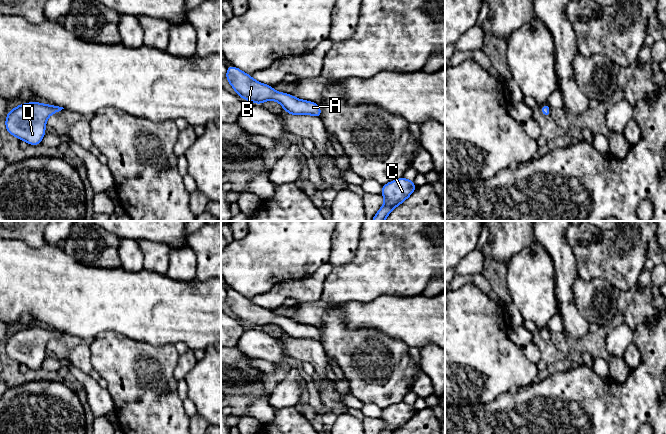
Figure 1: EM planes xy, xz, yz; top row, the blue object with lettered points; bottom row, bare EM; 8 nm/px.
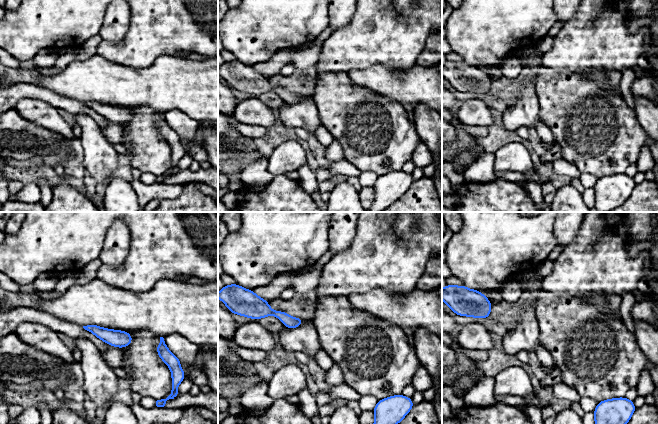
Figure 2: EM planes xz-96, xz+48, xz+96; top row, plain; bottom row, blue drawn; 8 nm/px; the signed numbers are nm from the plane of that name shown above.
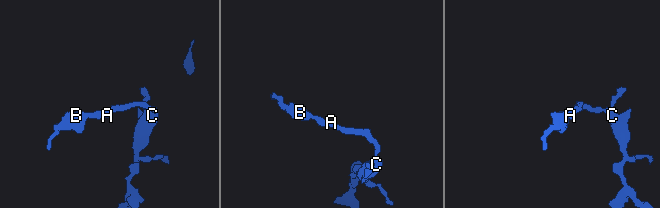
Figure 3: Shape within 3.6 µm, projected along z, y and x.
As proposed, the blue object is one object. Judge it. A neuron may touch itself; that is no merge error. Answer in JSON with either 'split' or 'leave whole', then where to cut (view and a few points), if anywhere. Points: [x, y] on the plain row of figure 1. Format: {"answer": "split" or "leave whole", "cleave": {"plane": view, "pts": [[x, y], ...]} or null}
{"answer": "leave whole", "cleave": null}

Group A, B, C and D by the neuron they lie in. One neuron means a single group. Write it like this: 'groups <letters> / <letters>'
groups A B C D

